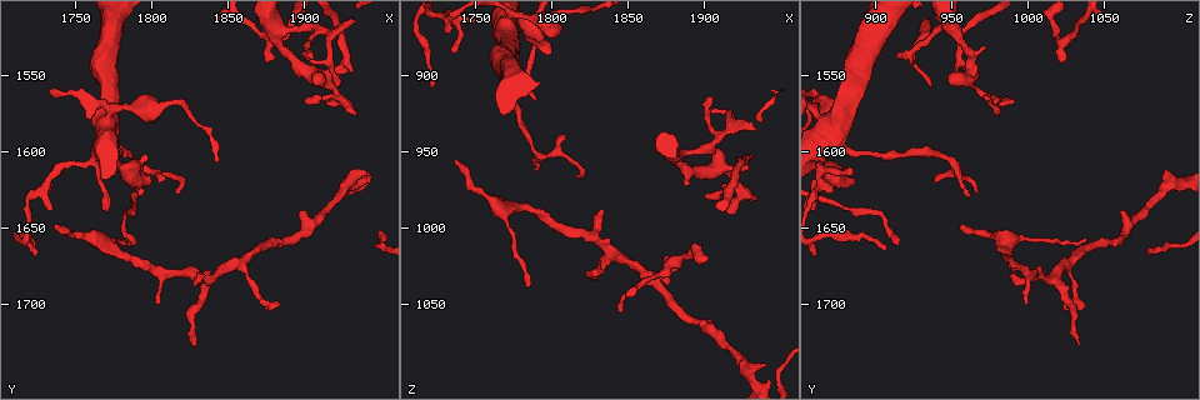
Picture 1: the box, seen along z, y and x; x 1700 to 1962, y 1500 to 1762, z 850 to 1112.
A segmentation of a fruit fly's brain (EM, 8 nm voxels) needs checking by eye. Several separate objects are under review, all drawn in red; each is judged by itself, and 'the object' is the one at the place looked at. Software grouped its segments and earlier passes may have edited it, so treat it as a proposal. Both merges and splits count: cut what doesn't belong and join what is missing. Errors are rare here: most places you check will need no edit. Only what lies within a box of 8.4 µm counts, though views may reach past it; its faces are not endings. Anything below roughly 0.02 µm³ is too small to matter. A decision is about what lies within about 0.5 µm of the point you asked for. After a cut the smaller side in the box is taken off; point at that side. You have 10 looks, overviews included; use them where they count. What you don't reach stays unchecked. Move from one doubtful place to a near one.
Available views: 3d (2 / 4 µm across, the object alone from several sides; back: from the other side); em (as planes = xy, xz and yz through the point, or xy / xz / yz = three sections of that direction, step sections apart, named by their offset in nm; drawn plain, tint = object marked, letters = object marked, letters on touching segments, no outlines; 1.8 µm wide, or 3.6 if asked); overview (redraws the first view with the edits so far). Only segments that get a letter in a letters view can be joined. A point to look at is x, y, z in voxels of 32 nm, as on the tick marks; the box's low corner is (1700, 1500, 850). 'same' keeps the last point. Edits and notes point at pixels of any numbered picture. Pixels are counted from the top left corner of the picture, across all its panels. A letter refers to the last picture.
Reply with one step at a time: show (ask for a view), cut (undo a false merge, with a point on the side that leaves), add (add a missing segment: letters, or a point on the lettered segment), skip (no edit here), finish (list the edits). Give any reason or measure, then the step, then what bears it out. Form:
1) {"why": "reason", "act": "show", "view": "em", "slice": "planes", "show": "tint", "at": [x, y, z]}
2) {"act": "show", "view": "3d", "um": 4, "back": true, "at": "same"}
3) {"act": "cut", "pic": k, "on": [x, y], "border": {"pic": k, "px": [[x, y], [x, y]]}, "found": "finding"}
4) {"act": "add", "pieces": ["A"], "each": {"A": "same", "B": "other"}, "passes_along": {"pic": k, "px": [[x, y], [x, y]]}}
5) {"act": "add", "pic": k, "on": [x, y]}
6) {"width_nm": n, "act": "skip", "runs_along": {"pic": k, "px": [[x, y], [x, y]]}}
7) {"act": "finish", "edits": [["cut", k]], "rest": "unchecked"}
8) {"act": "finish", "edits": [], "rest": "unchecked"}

{"why": "small branch off a trunk", "act": "show", "view": "em", "um": 3.6, "slice": "xy", "step": 16, "show": "tint", "at": [1770, 1588, 872]}

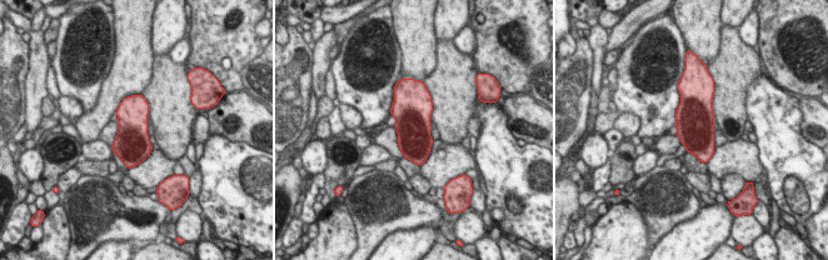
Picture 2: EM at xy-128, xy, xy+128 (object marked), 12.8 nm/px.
{"act": "show", "view": "em", "um": 3.6, "slice": "planes", "show": "letters", "at": "same"}

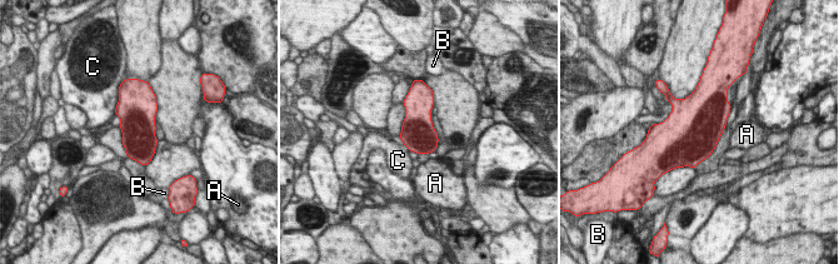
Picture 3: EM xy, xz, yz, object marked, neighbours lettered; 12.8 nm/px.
{"act": "skip", "each": {"A": "other", "B": "other", "C": "other"}, "border": {"pic": 3, "px": [[119, 93], [114, 114]]}, "found": "one neuron here"}

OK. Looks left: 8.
{"why": "free end", "act": "show", "view": "em", "slice": "planes", "show": "tint", "at": [1904, 1538, 914]}

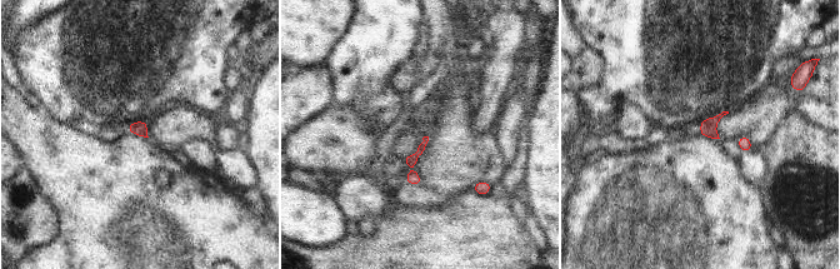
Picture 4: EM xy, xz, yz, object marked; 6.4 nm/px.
{"act": "show", "view": "em", "slice": "planes", "show": "letters", "at": "same"}

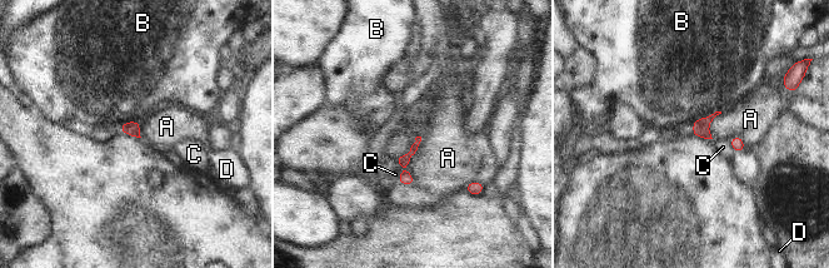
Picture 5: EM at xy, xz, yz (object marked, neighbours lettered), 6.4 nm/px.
{"longest_contact_nm": ["A", 220], "act": "skip", "each": {"A": "other", "B": "other", "C": "other", "D": "other"}, "border": {"pic": 5, "px": [[422, 137], [418, 149], [406, 165]]}, "found": "no lettered segment goes on from it"}

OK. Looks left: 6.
{"why": "branch stops here", "act": "show", "view": "3d", "um": 4, "at": [1826, 1728, 1032]}

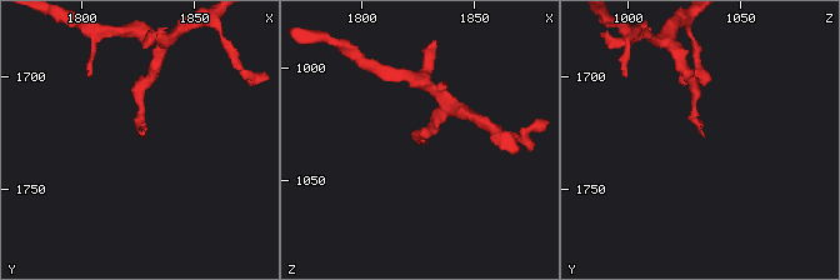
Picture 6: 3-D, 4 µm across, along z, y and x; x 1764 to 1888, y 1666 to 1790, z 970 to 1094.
{"why": "shape alone is not enough", "act": "show", "view": "em", "slice": "planes", "show": "plain", "at": [1828, 1728, 1035]}

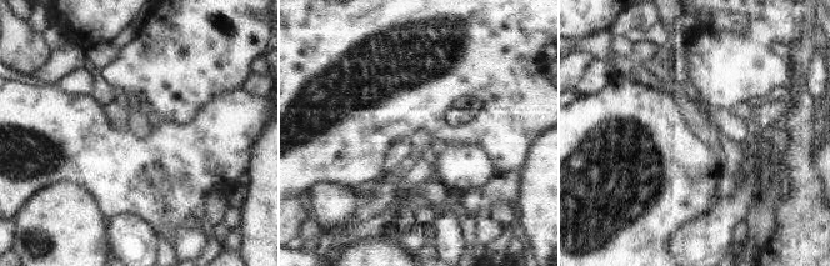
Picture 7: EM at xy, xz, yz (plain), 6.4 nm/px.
{"why": "what lies round it", "act": "show", "view": "em", "slice": "planes", "show": "letters", "at": "same"}

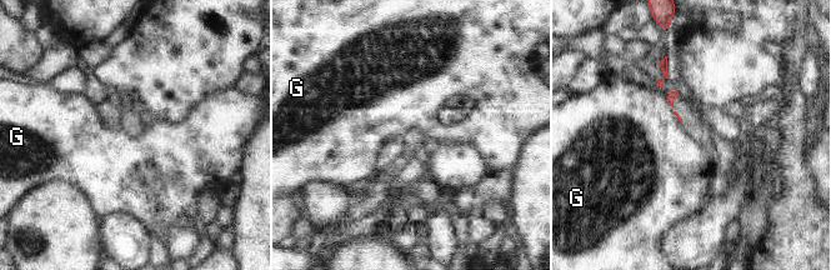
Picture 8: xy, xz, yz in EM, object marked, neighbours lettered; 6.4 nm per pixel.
{"act": "skip", "each": {"G": "other"}, "border": {"pic": 8, "px": [[666, 98], [672, 108]]}, "found": "no lettered segment goes on from it"}

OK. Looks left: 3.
{"why": "abrupt turn", "act": "show", "view": "3d", "um": 2, "at": [1880, 1526, 1020]}

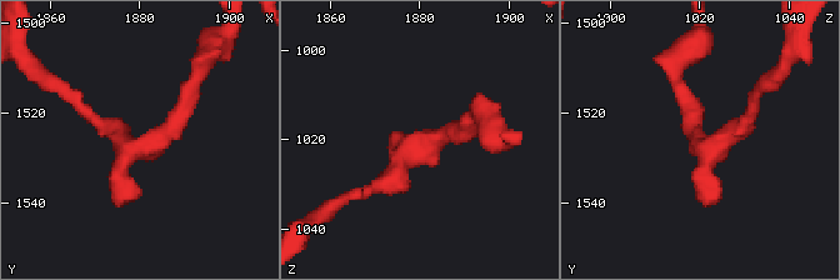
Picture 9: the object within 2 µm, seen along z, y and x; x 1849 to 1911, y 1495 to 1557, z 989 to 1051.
{"why": "need the tissue", "act": "show", "view": "em", "slice": "yz", "step": 16, "show": "tint", "at": [1879, 1528, 1022]}

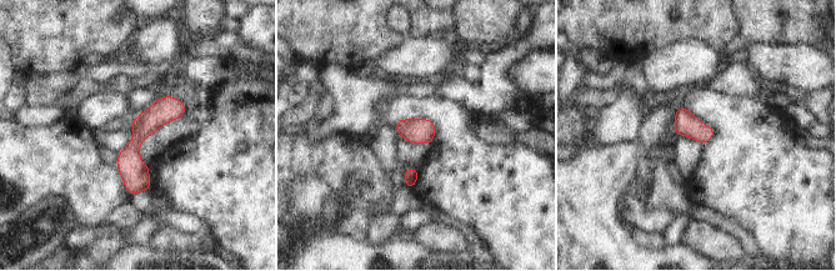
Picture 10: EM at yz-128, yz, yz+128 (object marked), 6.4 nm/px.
{"why": "cut it another way", "act": "show", "view": "em", "slice": "xy", "step": 8, "show": "letters", "at": "same"}

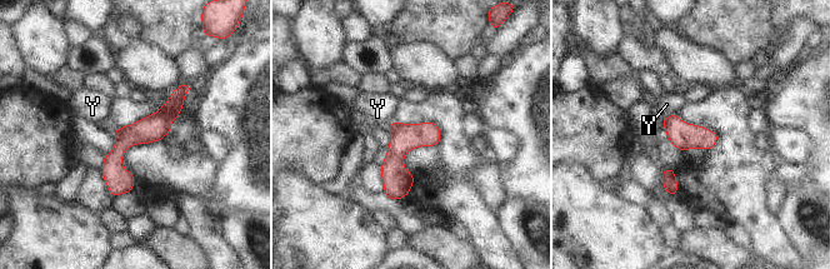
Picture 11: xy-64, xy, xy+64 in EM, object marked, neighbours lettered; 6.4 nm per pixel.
{"width_nm": 160, "act": "skip", "each": {"Y": "other"}, "runs_along": {"pic": 11, "px": [[186, 88], [119, 149], [114, 192]]}, "found": "continuous, no second neuron"}

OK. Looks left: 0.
{"act": "finish", "edits": [], "rest": "unchecked"}

